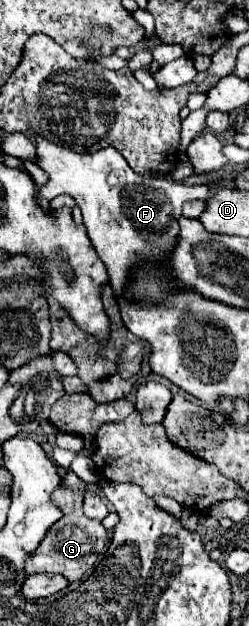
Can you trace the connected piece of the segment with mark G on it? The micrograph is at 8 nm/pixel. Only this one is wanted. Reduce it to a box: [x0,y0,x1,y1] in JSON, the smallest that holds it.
[25,488,107,582]

